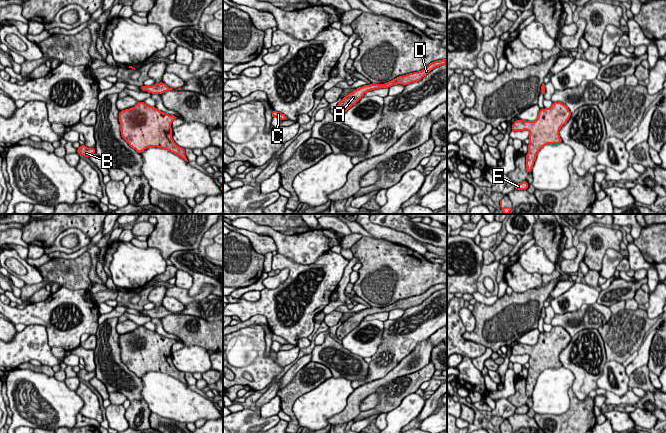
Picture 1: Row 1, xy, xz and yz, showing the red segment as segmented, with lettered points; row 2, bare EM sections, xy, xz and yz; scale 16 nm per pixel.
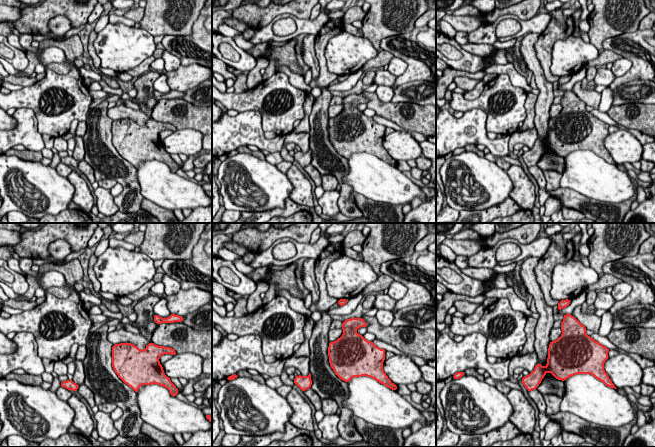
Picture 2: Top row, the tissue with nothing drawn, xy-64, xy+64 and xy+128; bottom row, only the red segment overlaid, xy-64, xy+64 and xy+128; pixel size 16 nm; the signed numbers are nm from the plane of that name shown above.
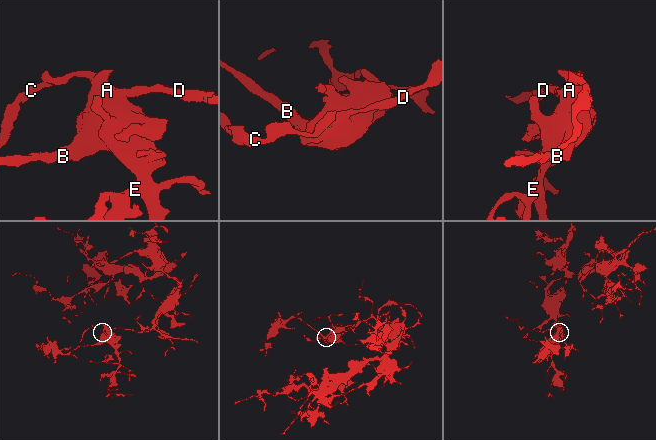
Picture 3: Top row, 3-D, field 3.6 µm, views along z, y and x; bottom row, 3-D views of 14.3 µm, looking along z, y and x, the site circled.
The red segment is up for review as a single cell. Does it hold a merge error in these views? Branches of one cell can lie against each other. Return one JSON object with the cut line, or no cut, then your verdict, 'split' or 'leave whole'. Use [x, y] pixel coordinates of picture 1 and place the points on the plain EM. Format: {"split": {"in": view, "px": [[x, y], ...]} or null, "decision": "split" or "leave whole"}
{"split": null, "decision": "leave whole"}

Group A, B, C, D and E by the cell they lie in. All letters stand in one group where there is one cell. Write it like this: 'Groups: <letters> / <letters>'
Groups: A B C D E

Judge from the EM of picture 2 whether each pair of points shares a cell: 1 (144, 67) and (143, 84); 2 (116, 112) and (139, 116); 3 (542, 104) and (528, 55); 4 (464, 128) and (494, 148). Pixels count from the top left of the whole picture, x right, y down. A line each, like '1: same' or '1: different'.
1: different
2: same
3: same
4: same

